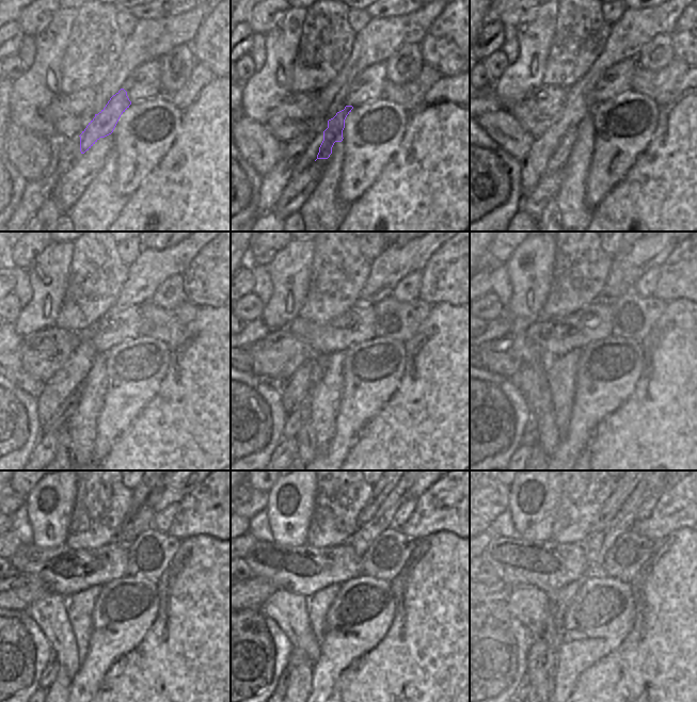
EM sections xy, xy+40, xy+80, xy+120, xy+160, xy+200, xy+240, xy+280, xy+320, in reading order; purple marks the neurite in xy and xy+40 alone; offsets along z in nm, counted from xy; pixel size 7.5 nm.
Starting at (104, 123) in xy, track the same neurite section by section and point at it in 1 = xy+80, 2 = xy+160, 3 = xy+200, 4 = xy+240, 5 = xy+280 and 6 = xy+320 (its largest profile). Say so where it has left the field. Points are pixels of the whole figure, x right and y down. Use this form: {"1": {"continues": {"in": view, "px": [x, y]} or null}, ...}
{"1": {"continues": {"in": "xy+80", "px": [556, 162]}}, "2": {"continues": {"in": "xy+160", "px": [295, 420]}}, "3": {"continues": {"in": "xy+200", "px": [529, 436]}}, "4": {"continues": {"in": "xy+240", "px": [49, 674]}}, "5": {"continues": {"in": "xy+280", "px": [284, 679]}}, "6": {"continues": {"in": "xy+320", "px": [523, 685]}}}

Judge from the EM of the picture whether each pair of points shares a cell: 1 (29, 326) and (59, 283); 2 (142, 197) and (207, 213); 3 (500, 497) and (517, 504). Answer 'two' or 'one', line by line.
1: one
2: one
3: two

